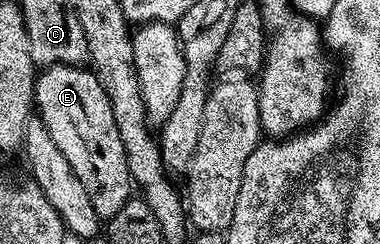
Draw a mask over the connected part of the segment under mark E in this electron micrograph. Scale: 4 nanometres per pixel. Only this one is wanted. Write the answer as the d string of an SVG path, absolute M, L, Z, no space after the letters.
M51 65L42 68L35 82L35 109L51 139L55 139L55 145L71 163L75 175L79 175L79 183L83 183L83 191L87 191L87 199L91 199L91 207L95 207L98 217L113 217L119 207L123 207L123 203L130 201L132 193L129 192L135 189L135 181L129 176L123 139L119 135L115 115L111 115L111 99L107 99L107 91L103 91L103 83L99 83L97 74L92 68L81 65Z

